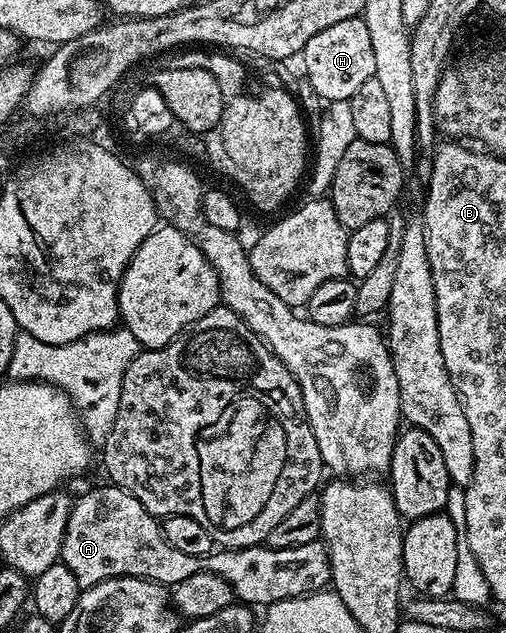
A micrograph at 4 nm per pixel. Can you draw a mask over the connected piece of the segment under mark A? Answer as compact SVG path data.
M103 483L99 489L90 489L82 498L75 500L70 506L68 527L64 531L61 564L76 575L79 590L92 587L104 579L113 577L143 577L148 581L159 581L161 585L173 587L190 575L196 575L202 570L218 573L233 586L235 598L239 602L251 607L269 607L277 601L292 599L293 597L307 597L310 593L321 593L331 584L330 556L325 544L321 540L312 543L300 543L300 547L280 547L271 549L269 545L253 545L247 549L219 548L209 557L193 557L184 555L172 547L162 534L161 524L145 509L128 491L118 485Z

